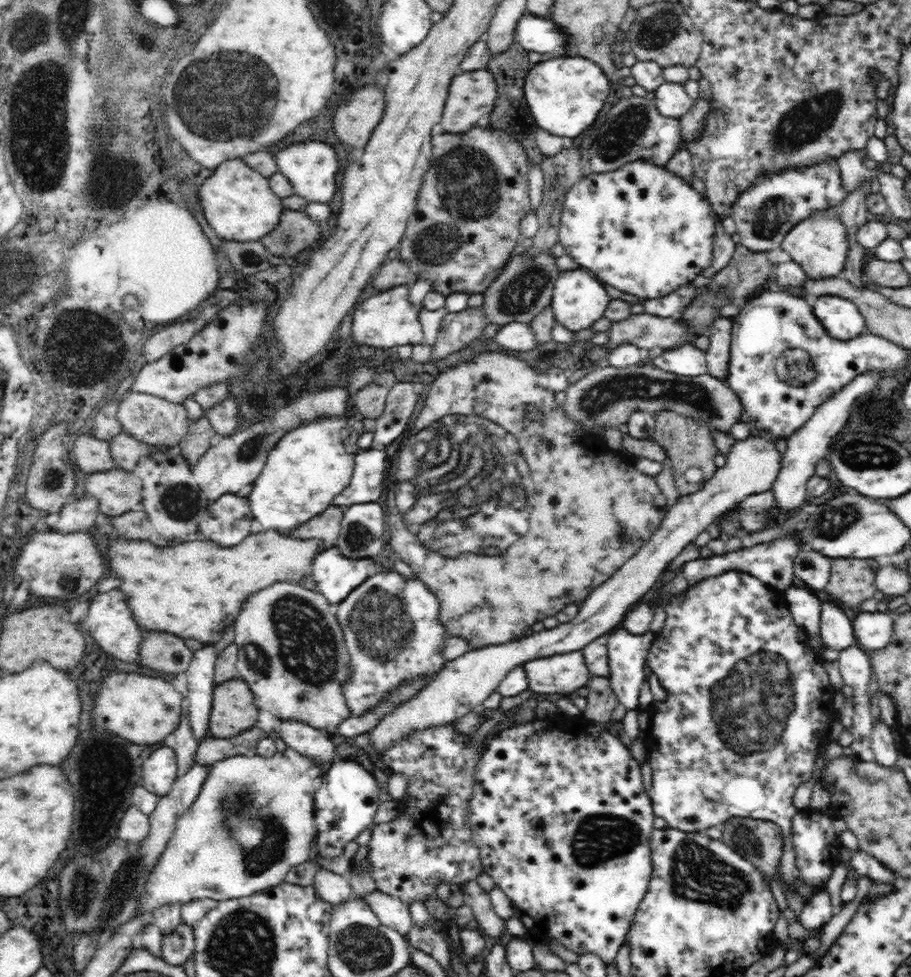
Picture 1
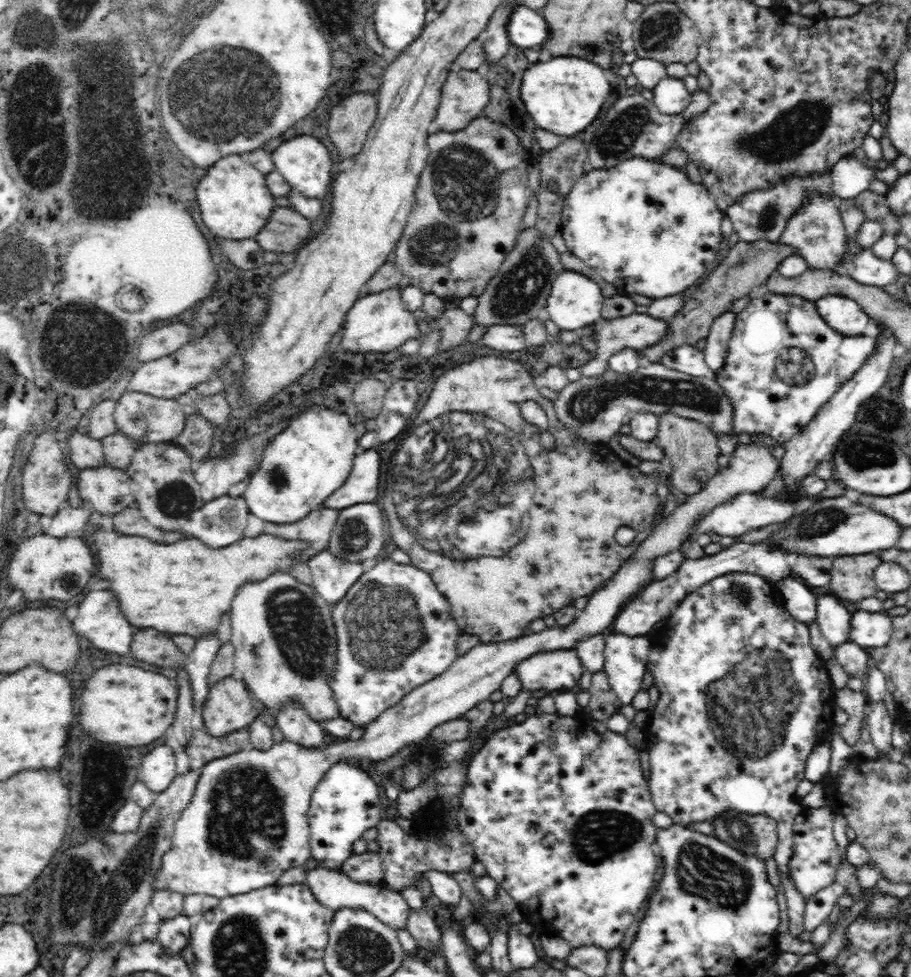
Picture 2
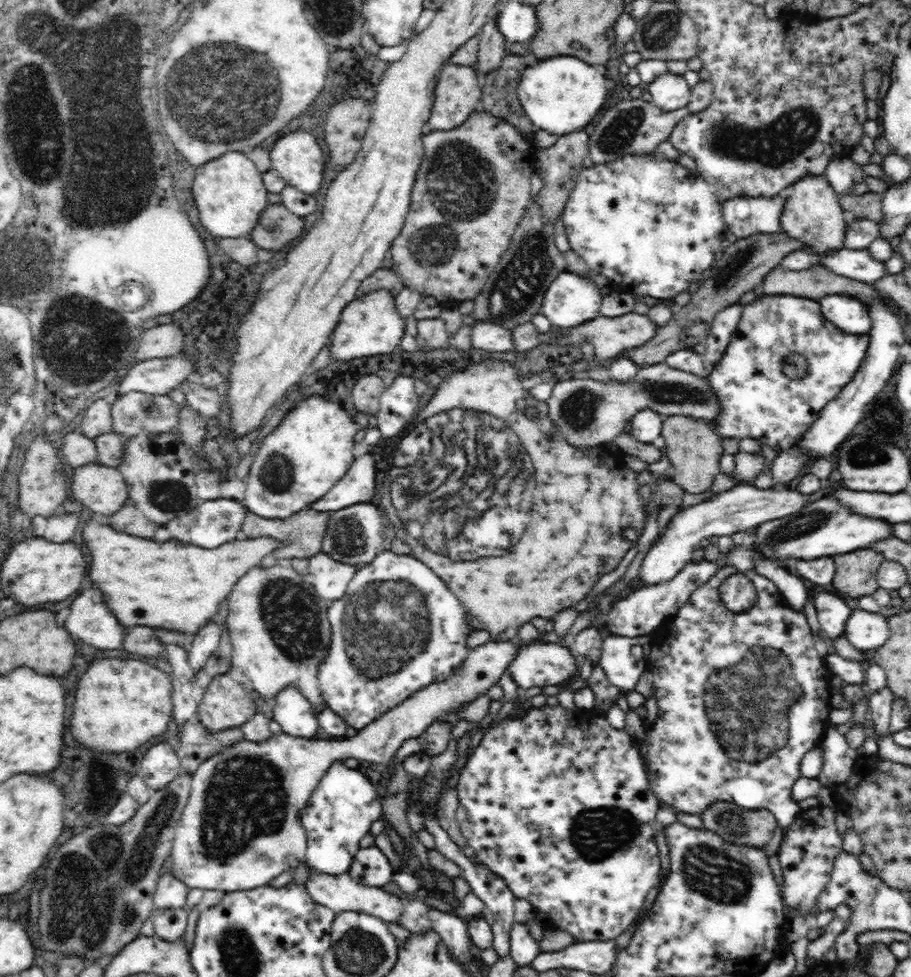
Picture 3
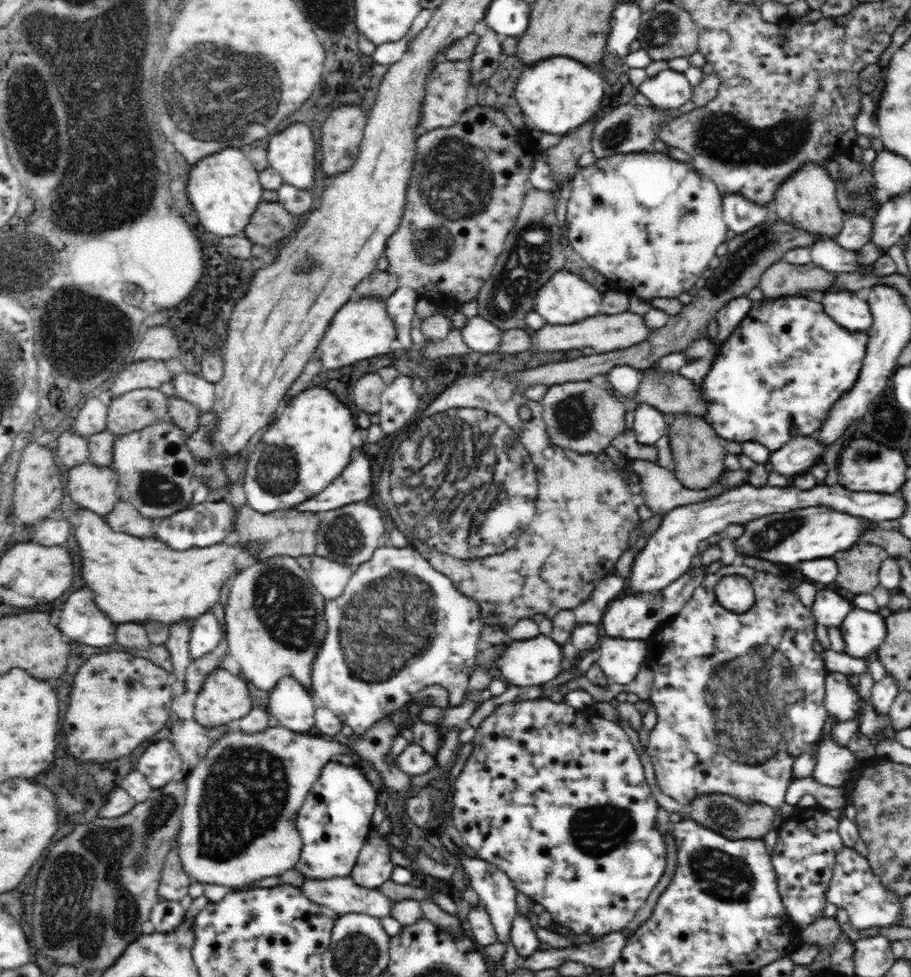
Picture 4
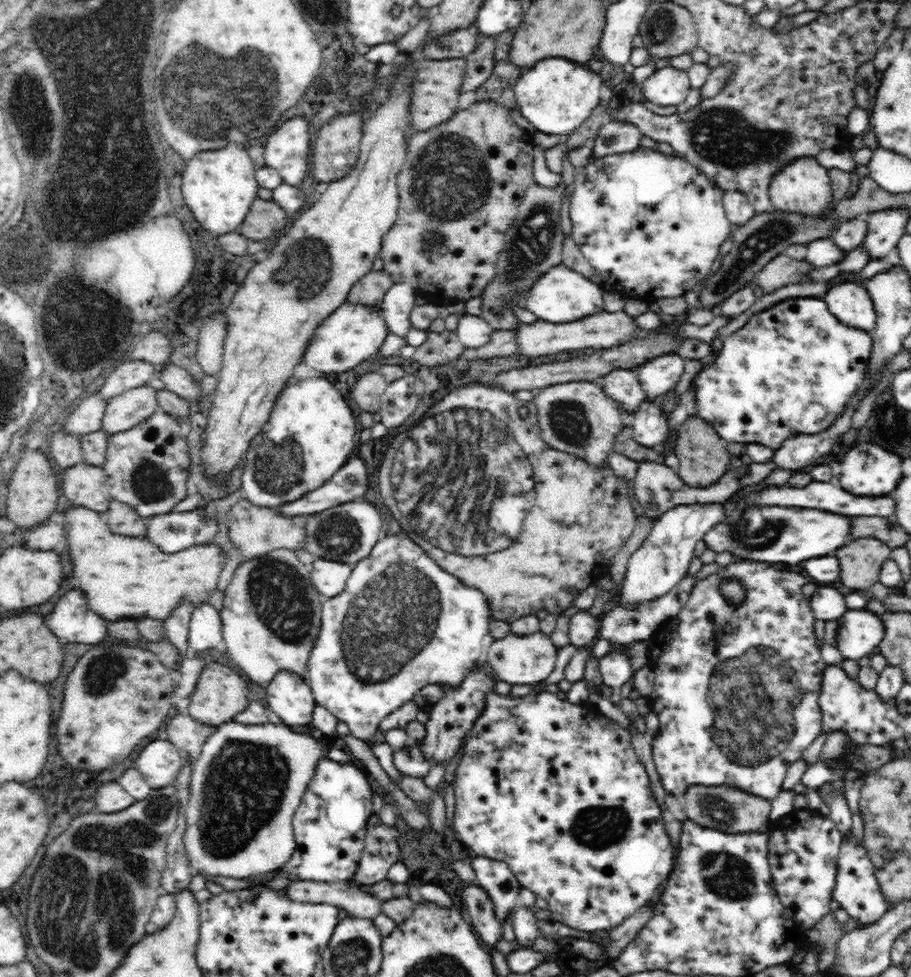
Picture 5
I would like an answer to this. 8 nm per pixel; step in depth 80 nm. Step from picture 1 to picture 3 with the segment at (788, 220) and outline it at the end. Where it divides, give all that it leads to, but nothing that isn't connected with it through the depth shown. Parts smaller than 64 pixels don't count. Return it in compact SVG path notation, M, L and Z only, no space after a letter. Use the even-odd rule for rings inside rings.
M781 191L774 196L735 197L732 202L724 202L723 217L727 227L738 239L745 239L756 233L779 233L782 207L789 191Z

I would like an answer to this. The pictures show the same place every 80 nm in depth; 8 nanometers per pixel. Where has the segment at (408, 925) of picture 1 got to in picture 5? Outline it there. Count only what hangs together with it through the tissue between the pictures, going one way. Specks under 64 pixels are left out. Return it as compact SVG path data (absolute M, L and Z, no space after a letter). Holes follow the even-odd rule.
M292 881L287 886L290 900L330 904L344 914L373 920L383 913L383 900L376 895L363 891L353 882L305 882Z

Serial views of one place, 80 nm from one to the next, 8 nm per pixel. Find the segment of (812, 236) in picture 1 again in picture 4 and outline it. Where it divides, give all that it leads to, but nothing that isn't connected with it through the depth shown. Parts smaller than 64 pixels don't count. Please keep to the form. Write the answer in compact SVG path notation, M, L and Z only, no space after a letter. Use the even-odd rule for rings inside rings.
M806 163L796 172L792 172L792 176L788 176L775 192L772 205L778 219L816 235L816 240L832 239L832 241L836 241L835 238L842 230L846 216L836 199L834 179L828 175L824 166L816 163Z

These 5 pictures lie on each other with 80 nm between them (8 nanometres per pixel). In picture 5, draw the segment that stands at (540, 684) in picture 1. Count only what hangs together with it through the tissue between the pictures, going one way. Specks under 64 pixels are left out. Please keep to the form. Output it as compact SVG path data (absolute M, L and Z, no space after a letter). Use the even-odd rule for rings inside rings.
M538 631L528 636L508 633L505 637L493 642L487 655L487 661L499 680L504 680L511 685L536 685L546 680L554 672L558 652L559 648L545 632Z

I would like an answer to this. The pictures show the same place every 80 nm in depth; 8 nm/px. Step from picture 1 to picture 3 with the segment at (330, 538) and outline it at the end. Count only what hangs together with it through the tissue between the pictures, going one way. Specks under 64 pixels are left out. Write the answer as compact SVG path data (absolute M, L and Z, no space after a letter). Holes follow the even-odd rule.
M304 509L303 511L293 514L290 518L285 519L265 519L254 513L249 513L244 519L241 531L248 534L248 539L260 538L262 536L268 536L285 542L283 547L276 549L272 554L273 560L287 561L291 558L312 558L315 554L318 554L322 550L324 535L328 528L329 512L320 512L314 509Z

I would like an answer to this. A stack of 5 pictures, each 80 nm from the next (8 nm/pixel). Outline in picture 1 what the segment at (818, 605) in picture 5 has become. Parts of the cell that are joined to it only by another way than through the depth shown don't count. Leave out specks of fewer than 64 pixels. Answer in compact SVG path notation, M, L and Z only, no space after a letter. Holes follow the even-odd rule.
M821 602L820 632L825 646L840 652L857 640L853 631L852 620L836 606L836 602Z

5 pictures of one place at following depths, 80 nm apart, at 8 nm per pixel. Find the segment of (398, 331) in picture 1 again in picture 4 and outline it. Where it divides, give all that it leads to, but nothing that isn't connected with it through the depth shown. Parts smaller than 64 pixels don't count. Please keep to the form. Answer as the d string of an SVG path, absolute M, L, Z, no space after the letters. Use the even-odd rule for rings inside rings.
M377 296L359 297L358 300L353 298L336 312L328 332L325 332L320 346L316 349L316 356L322 360L324 368L336 370L364 358L374 358L392 352L391 344L397 338L396 325L386 311L386 298Z

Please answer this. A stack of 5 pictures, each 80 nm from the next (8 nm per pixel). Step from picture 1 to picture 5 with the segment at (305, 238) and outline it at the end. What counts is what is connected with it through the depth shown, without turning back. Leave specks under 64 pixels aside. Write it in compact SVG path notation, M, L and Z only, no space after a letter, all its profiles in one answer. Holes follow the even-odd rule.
M256 197L238 232L250 241L266 241L288 226L289 213L273 200Z

